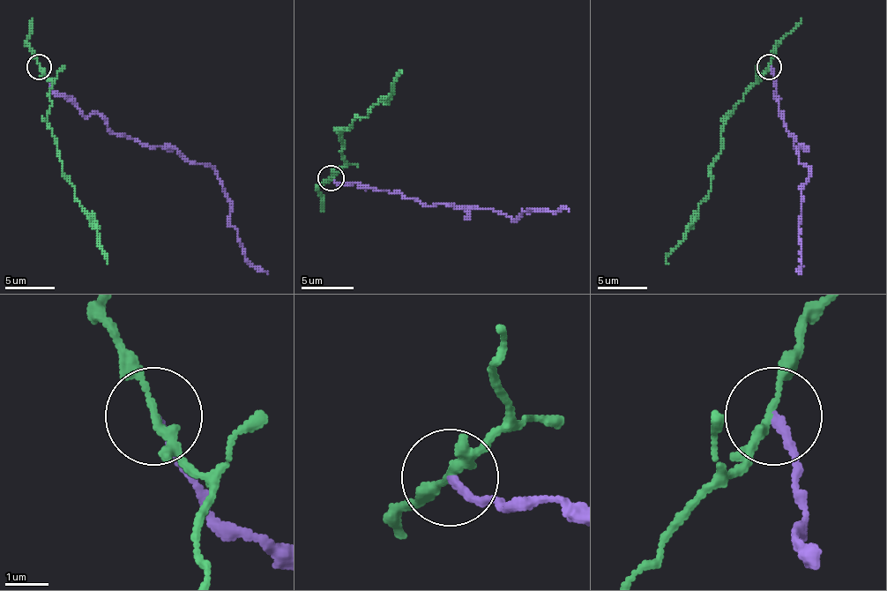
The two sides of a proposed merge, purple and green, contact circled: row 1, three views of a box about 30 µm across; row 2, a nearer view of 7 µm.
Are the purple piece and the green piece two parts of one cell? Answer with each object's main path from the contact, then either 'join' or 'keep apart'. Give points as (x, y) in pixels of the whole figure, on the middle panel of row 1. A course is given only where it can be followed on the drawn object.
course purple (331, 177), (345, 185), (358, 183), (428, 205), (472, 205), (506, 213), (511, 219), (529, 208), (569, 211); course green (331, 177), (345, 164), (339, 133), (350, 128), (355, 117), (368, 117), (368, 112), (391, 91), (402, 73); keep apart

